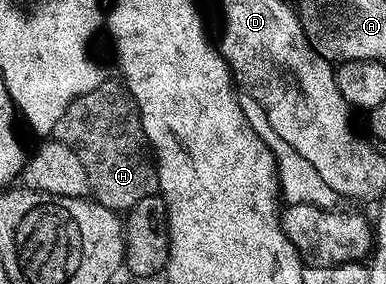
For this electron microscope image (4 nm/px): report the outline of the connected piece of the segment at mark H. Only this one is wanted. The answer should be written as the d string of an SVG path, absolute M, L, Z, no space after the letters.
M105 81L98 88L78 96L70 104L70 108L66 108L65 118L58 120L54 134L59 141L66 142L68 147L76 151L78 160L82 160L82 168L86 168L91 197L106 208L127 212L134 204L138 204L138 200L146 200L151 194L157 193L160 181L156 175L155 157L143 133L137 132L133 126L140 117L140 109L136 107L136 101L127 89L119 81L116 82Z

